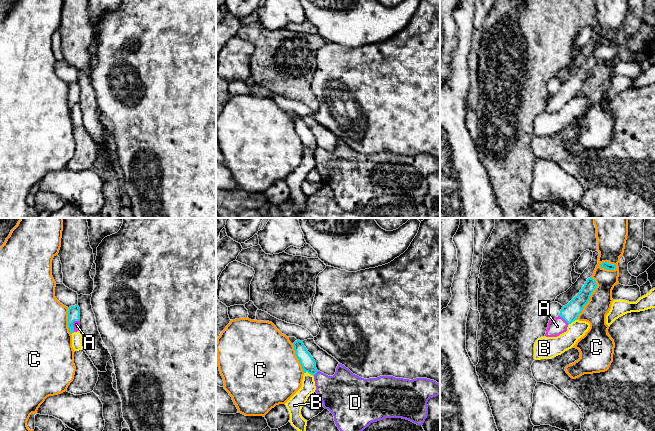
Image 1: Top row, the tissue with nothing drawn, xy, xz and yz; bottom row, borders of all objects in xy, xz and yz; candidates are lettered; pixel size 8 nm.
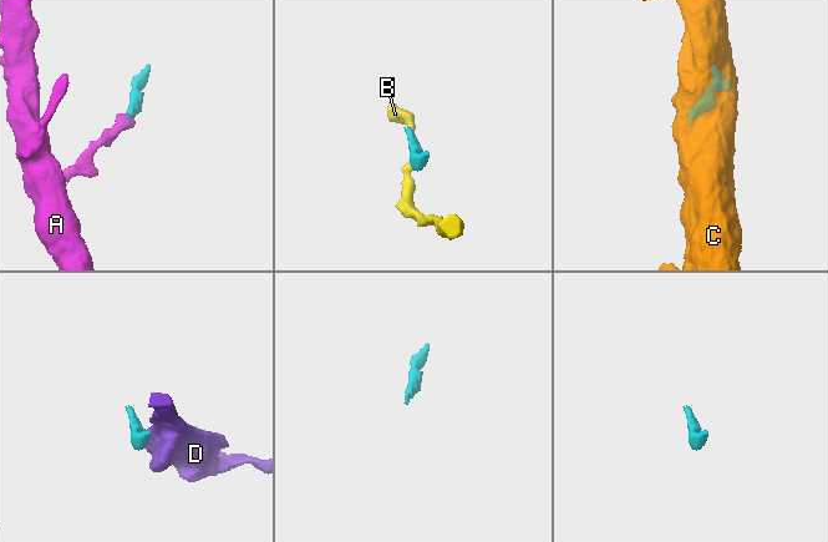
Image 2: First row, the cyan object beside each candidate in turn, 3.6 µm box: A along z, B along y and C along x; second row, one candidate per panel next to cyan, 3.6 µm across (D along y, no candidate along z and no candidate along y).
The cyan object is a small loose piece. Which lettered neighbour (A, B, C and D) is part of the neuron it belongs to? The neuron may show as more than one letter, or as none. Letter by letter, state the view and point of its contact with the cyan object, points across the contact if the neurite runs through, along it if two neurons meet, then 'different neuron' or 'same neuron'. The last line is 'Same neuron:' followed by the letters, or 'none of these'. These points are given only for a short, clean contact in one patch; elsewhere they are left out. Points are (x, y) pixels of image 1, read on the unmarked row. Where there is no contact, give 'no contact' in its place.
A: meets cyan in xy at (72, 100); runs through xy (74, 87), (72, 100), (76, 100); same neuron
B: meets cyan in xz at (309, 149); border along xz (304, 148), (308, 148), (313, 152); different neuron
C: meets cyan in yz at (589, 74); different neuron
D: meets cyan in xz at (315, 149); border along xz (318, 147), (313, 151); different neuron
Same neuron: A

